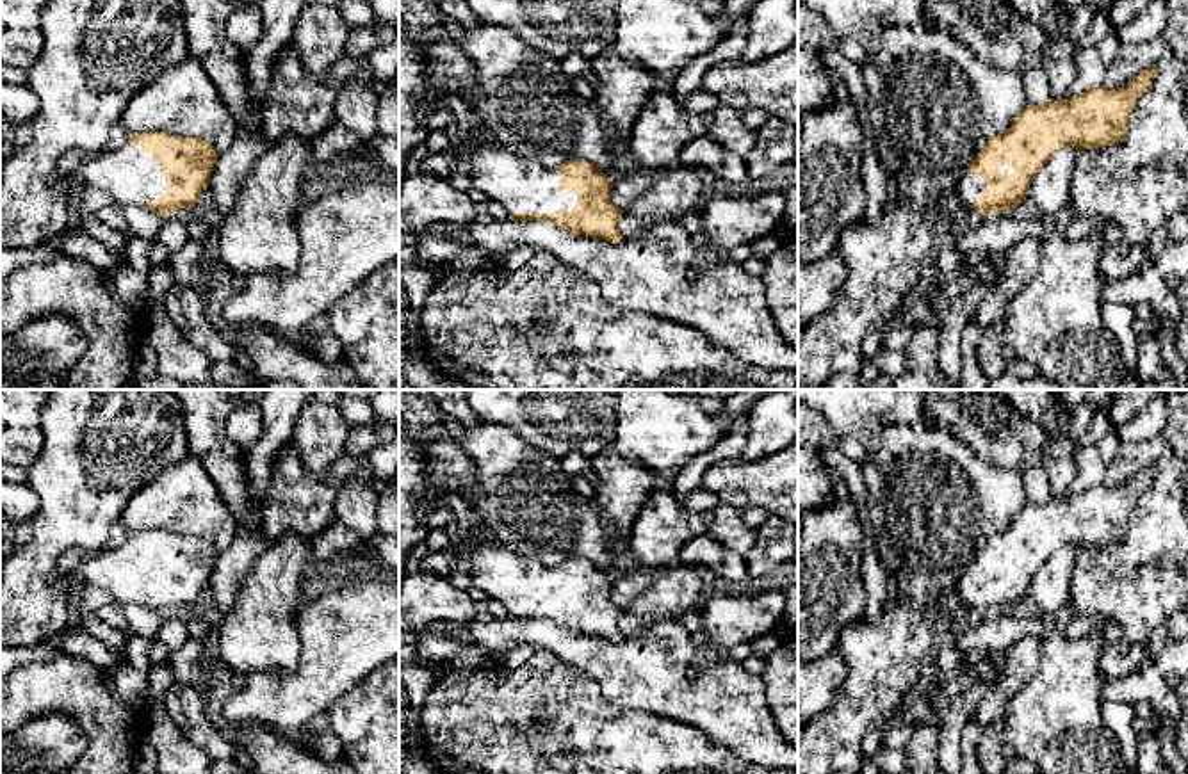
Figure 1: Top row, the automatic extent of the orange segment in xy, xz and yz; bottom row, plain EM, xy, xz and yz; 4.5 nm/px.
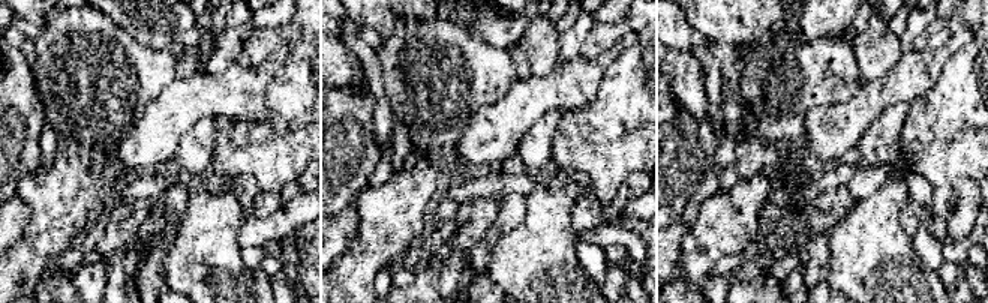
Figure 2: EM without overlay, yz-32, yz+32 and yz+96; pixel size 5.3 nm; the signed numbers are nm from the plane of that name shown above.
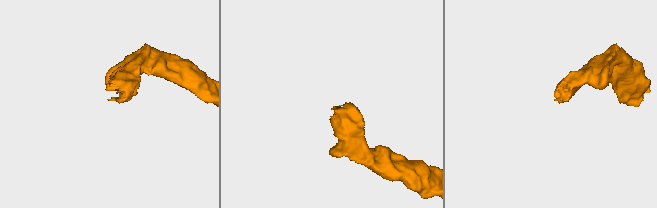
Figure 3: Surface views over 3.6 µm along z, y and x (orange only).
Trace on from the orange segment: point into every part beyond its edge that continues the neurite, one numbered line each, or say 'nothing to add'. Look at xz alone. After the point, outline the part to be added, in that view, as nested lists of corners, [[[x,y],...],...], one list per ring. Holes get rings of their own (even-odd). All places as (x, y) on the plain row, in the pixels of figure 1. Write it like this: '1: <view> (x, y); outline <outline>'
1: xz (522, 584); outline [[[470,505],[472,520],[472,568],[474,580],[490,598],[506,605],[508,612],[556,612],[559,607],[570,610],[577,603],[577,593],[566,591],[557,578],[563,575],[561,569],[547,568],[540,560],[524,557],[506,546],[495,537],[488,536],[479,521],[477,514]]]

